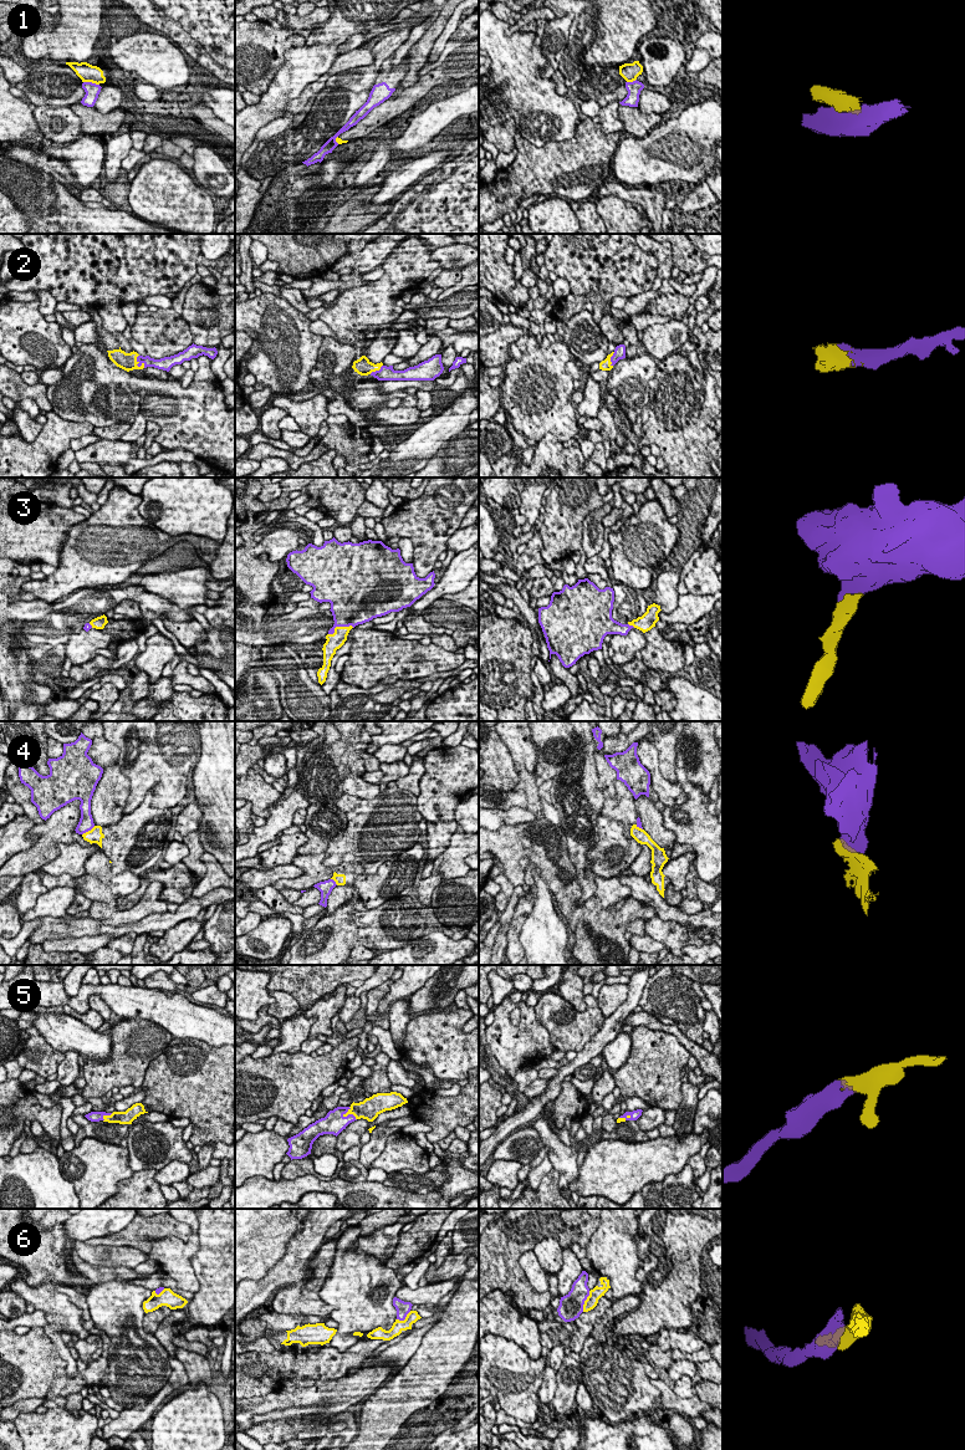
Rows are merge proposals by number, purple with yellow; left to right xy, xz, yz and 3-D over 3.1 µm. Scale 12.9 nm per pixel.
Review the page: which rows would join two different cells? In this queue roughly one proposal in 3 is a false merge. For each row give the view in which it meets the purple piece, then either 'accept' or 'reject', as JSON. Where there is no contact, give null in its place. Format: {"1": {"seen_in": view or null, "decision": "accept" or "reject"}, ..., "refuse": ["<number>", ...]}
{"1": {"seen_in": "xy", "decision": "reject"}, "2": {"seen_in": "xy", "decision": "accept"}, "3": {"seen_in": "xz", "decision": "accept"}, "4": {"seen_in": "xy", "decision": "reject"}, "5": {"seen_in": "xz", "decision": "accept"}, "6": {"seen_in": "yz", "decision": "reject"}, "refuse": ["1", "4", "6"]}

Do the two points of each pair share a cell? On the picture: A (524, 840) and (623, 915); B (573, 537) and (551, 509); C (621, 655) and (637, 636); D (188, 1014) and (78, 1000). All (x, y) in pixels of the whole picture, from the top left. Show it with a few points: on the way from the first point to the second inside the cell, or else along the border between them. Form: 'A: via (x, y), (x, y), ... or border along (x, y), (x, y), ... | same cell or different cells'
A: via (554, 869), (567, 902), (593, 917) | same cell
B: via (566, 530), (565, 522), (558, 516) | same cell
C: via (626, 653), (626, 648), (633, 641) | same cell
D: via (161, 1007), (143, 1002), (124, 1002), (106, 992) | same cell

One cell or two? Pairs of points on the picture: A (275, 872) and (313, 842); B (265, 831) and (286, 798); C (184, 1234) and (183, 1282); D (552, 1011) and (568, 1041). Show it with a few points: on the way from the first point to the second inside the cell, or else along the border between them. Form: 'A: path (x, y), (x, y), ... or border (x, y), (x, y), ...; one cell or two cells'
A: border (304, 871), (296, 877), (280, 878), (271, 884); two cells
B: path (272, 823), (286, 806); one cell
C: border (192, 1228), (185, 1240), (156, 1239); two cells
D: path (558, 1017), (568, 1029), (568, 1034); one cell

